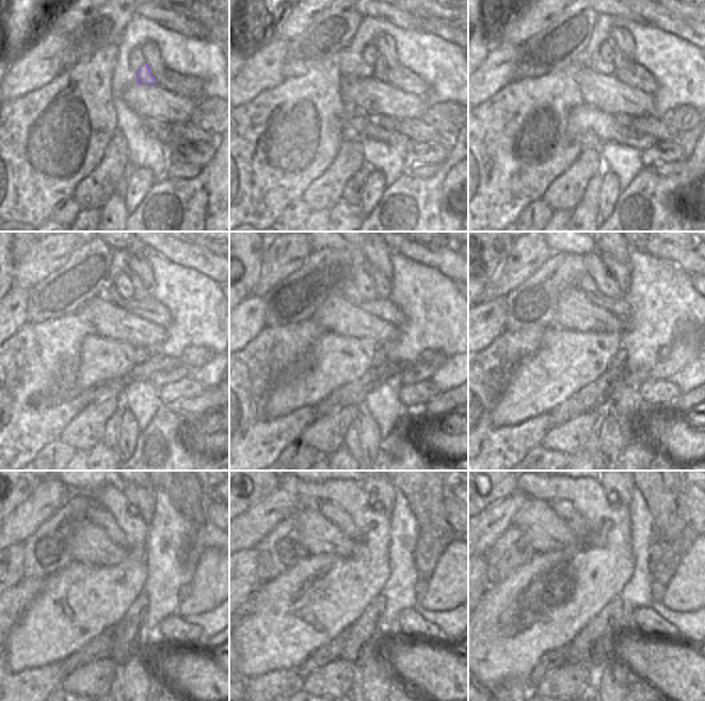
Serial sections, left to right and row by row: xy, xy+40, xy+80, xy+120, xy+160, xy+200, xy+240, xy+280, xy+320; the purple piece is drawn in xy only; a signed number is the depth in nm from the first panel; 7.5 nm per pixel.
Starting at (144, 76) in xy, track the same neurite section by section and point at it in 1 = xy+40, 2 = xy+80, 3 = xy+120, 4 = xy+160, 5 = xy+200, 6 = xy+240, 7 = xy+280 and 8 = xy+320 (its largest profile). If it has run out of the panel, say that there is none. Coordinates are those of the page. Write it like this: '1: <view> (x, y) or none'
1: xy+40 (381, 67)
2: xy+80 (621, 60)
3: xy+120 (142, 291)
4: xy+160 (382, 284)
5: xy+200 (621, 272)
6: xy+240 (141, 502)
7: xy+280 (380, 492)
8: xy+320 (619, 492)

